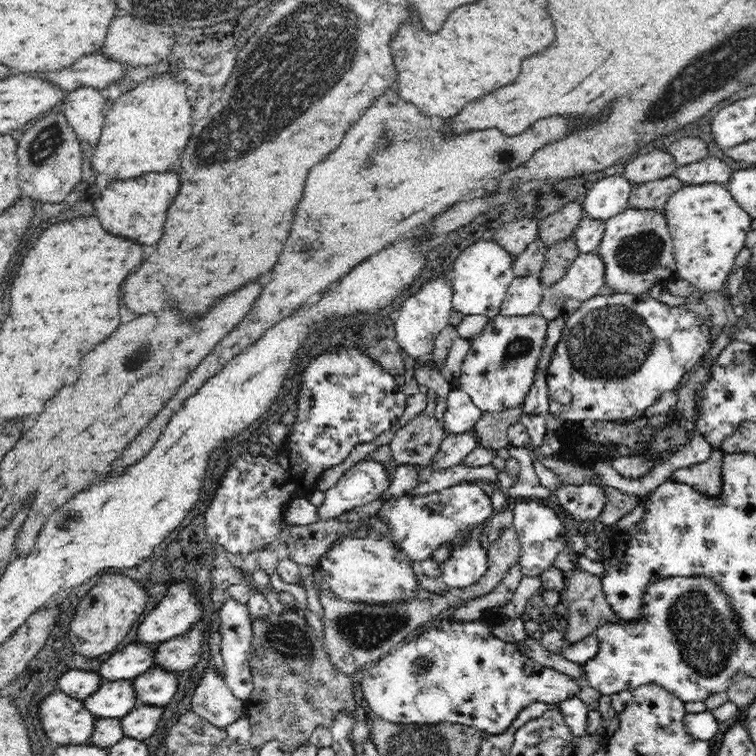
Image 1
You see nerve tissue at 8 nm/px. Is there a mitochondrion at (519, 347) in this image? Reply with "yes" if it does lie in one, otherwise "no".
yes

